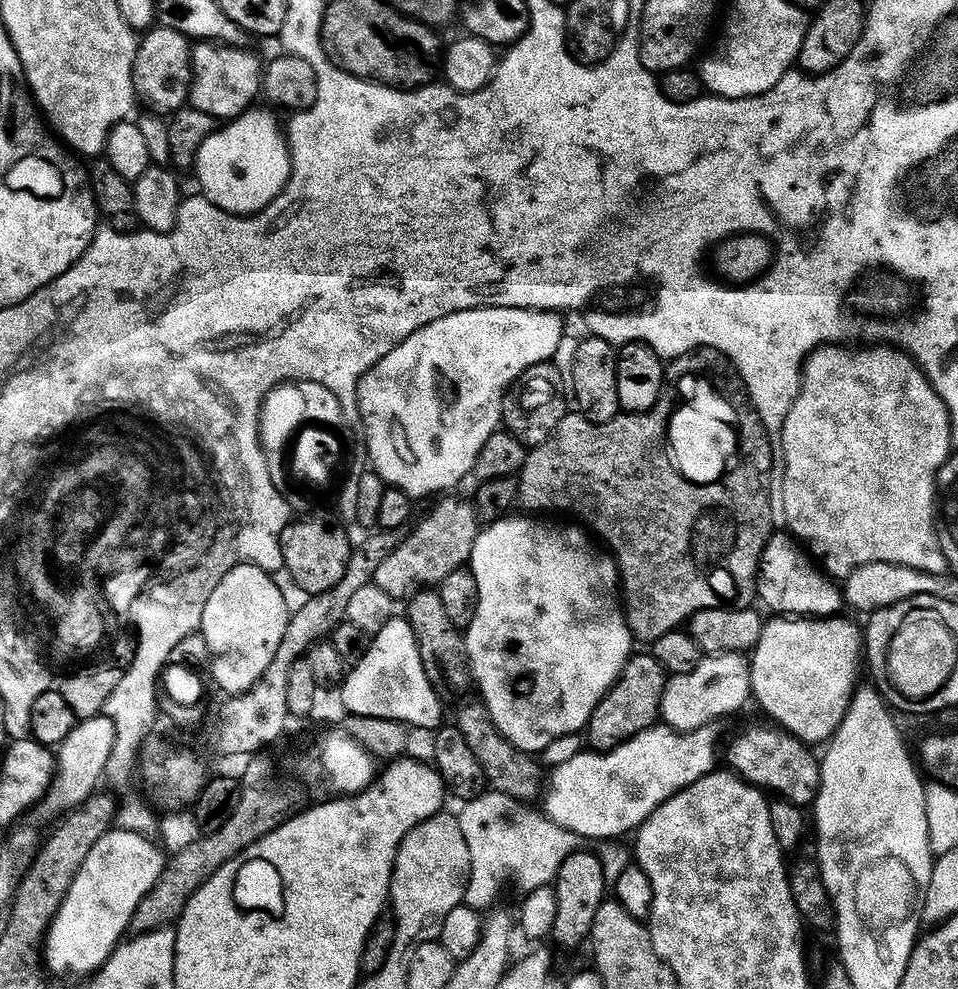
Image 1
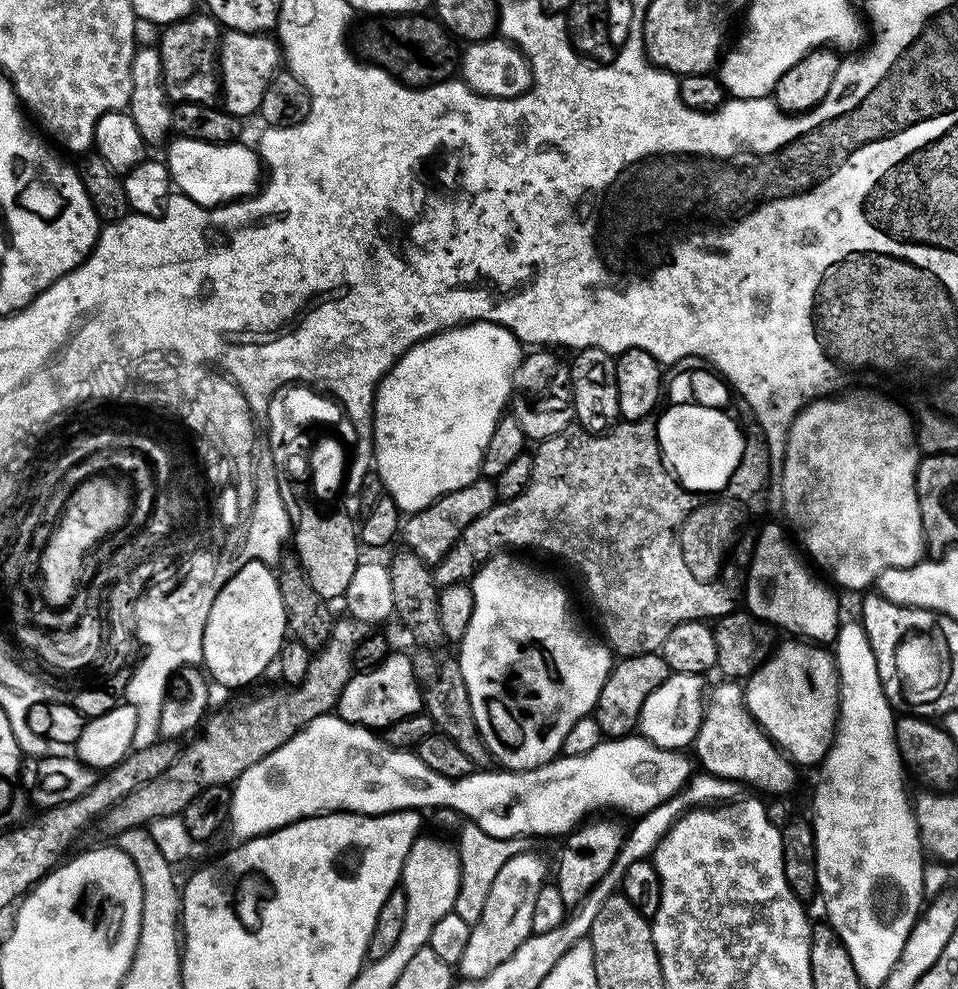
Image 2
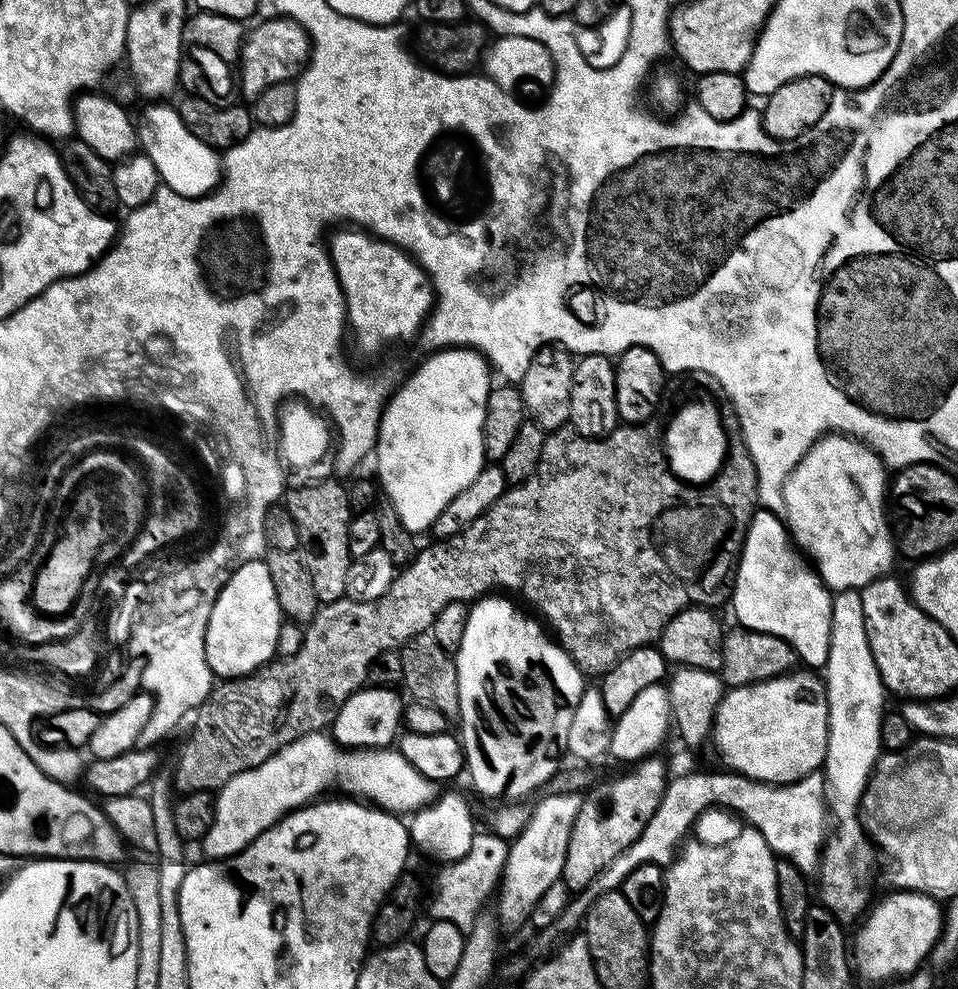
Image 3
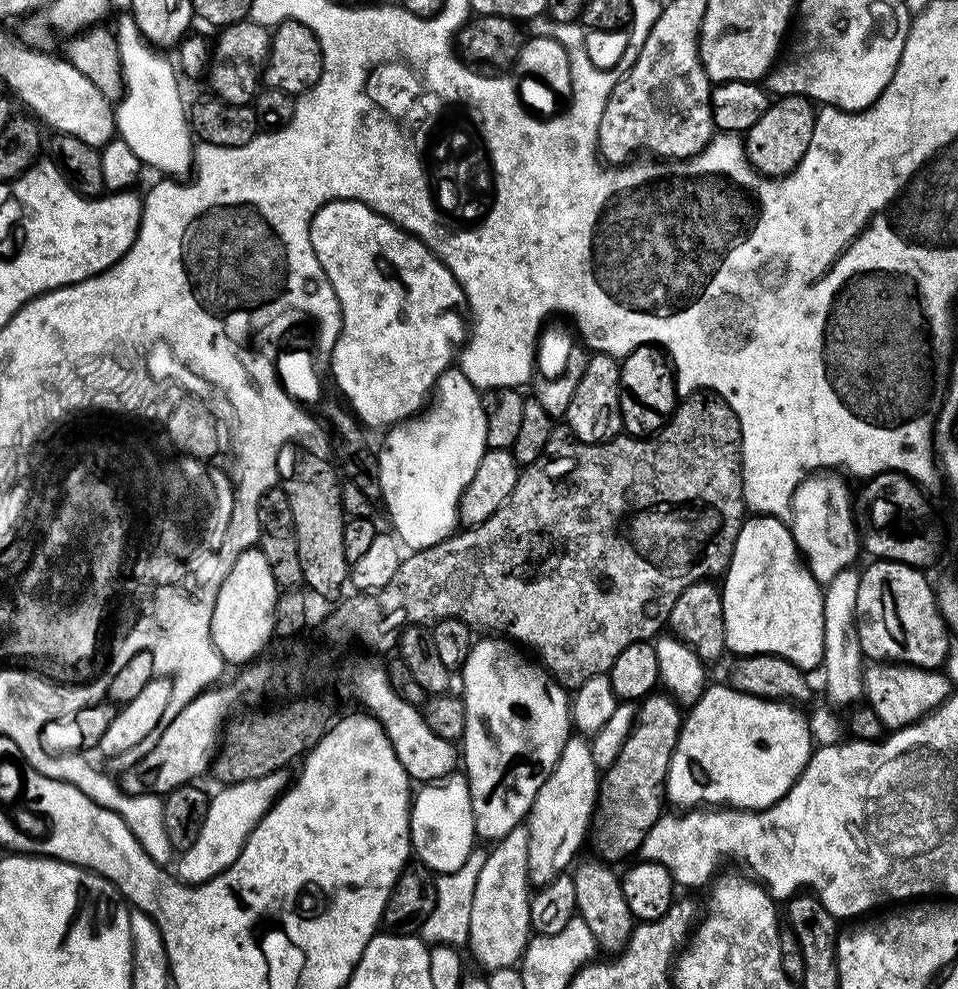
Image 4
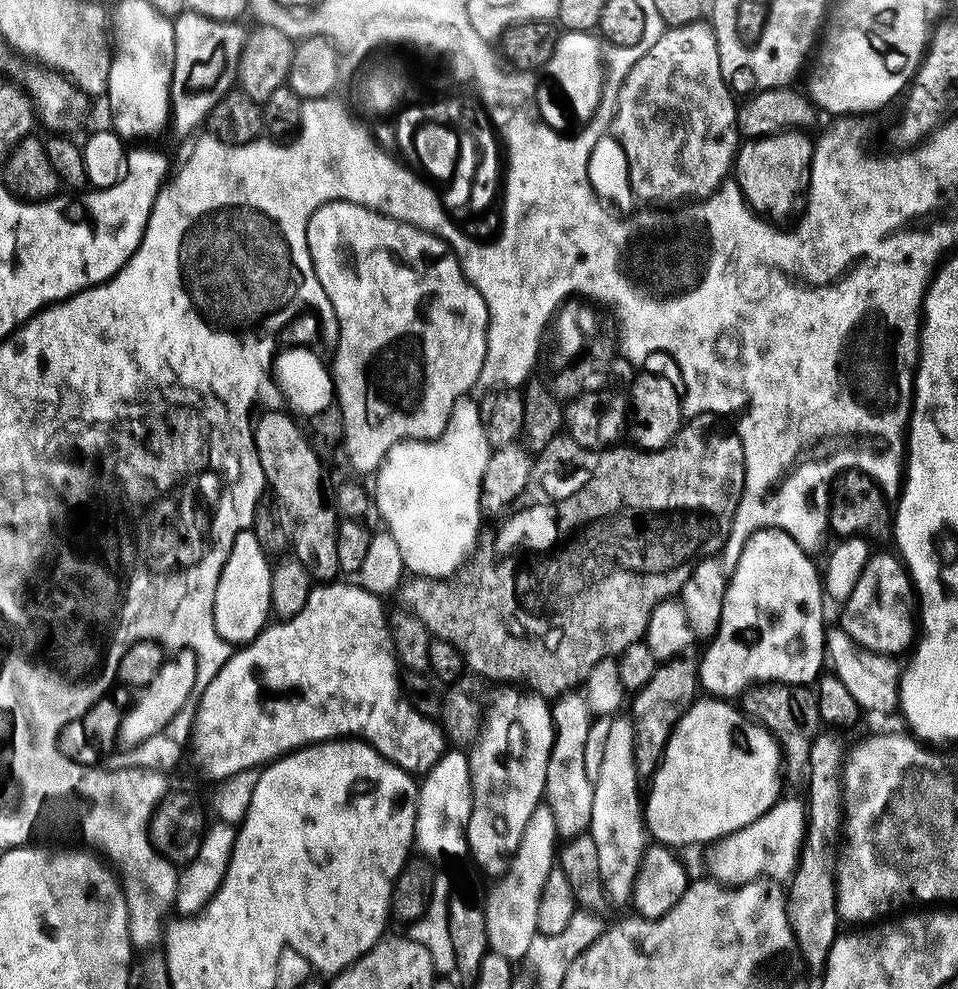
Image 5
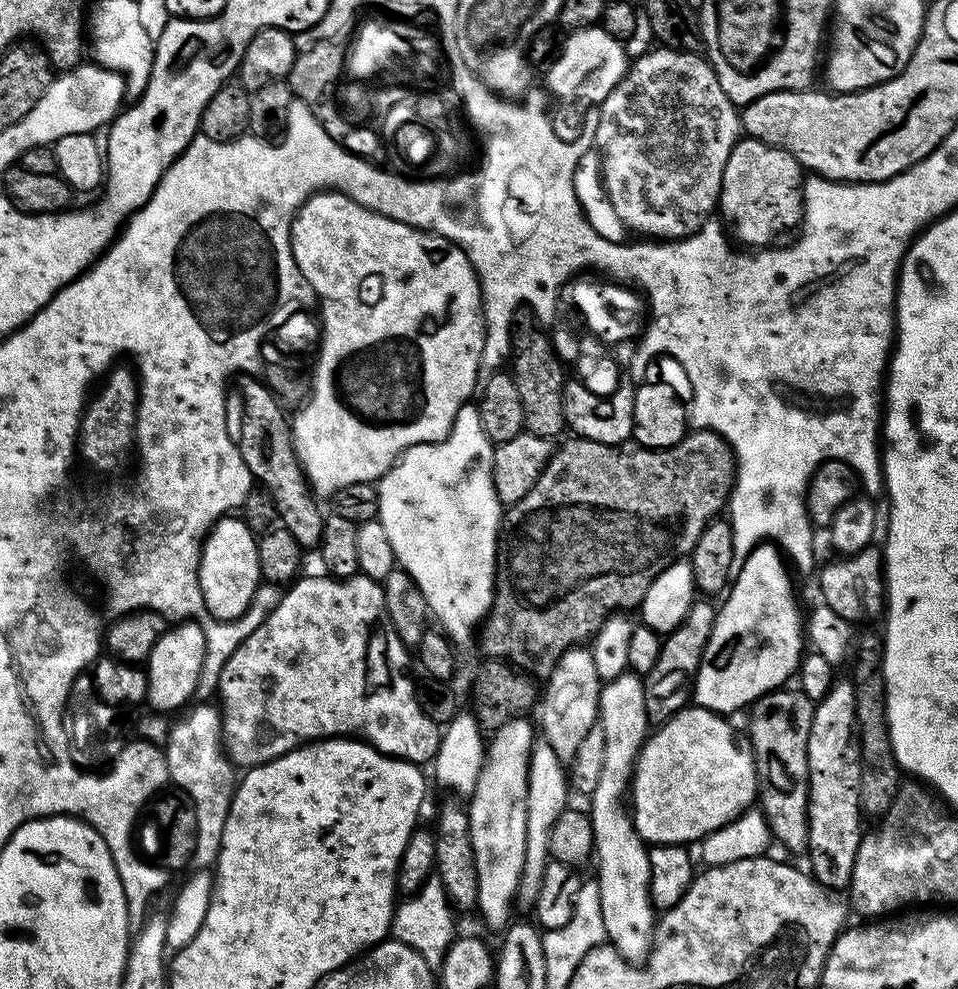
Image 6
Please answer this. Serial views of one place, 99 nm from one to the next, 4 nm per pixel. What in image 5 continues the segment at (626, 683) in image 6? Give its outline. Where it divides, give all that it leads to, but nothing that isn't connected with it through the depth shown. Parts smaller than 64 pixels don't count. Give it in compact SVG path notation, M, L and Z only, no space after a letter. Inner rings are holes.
M620 714L611 719L610 731L606 734L602 766L592 785L594 807L588 823L588 832L598 850L598 870L602 870L604 892L613 905L627 905L631 901L634 878L646 847L642 786L640 788L639 784L642 782L636 775L634 762L634 726L627 715Z

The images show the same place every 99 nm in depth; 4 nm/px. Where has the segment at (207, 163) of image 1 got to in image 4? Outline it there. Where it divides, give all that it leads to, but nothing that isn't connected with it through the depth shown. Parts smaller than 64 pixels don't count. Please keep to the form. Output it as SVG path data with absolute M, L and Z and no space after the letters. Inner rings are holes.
M138 46L121 52L125 92L115 105L116 129L141 165L157 168L168 178L180 178L194 164L194 133L182 102L178 78L171 62L157 49Z

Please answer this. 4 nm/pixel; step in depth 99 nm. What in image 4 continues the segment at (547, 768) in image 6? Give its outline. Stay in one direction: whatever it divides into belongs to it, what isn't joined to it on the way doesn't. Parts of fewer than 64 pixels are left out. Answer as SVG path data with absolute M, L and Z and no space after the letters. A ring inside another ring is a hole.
M521 826L510 830L491 845L486 862L478 873L478 886L474 886L474 906L470 906L470 934L468 948L477 962L488 972L517 965L523 957L532 931L530 924L530 881L528 879L528 829Z

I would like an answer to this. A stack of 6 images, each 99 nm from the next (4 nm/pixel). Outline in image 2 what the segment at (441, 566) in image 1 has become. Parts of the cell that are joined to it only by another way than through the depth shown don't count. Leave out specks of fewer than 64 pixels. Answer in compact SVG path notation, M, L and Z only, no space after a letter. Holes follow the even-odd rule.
M477 478L475 482L460 487L456 491L440 496L430 506L420 512L411 513L402 524L403 547L413 551L428 566L440 563L442 557L452 549L458 537L476 517L492 508L496 502L495 485L486 478Z

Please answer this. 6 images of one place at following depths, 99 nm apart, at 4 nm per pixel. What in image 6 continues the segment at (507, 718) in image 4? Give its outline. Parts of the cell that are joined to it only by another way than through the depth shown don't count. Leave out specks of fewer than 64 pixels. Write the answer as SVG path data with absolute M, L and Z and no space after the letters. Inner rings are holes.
M531 719L508 720L497 728L487 745L484 765L478 774L478 782L467 801L470 822L470 842L474 846L474 858L478 866L478 902L476 908L484 915L485 922L494 930L505 929L511 921L510 910L520 891L520 879L526 858L526 806L528 805L528 763L534 743L534 724Z

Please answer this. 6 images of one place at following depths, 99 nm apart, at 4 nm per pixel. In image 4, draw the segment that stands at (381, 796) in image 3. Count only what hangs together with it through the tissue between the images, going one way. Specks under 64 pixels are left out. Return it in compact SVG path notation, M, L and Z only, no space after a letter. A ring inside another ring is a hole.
M287 771L271 772L262 778L246 782L229 784L221 787L217 796L213 795L208 802L208 813L202 824L202 830L186 851L179 853L175 861L174 872L186 884L204 884L219 872L225 872L238 858L248 841L248 835L256 829L256 823L268 813L276 803L276 797L288 787L290 776ZM180 859L180 861L178 861Z

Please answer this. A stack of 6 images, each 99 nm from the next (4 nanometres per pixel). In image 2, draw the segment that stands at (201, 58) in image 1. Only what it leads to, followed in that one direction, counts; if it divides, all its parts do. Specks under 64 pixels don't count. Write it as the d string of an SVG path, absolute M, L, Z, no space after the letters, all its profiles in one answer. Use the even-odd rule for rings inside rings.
M225 31L218 41L218 92L224 101L222 107L225 112L229 112L231 116L247 118L247 116L255 117L260 111L260 103L262 102L262 94L266 94L266 86L276 73L282 68L282 48L278 43L275 44L271 40L271 35L263 32L234 32Z

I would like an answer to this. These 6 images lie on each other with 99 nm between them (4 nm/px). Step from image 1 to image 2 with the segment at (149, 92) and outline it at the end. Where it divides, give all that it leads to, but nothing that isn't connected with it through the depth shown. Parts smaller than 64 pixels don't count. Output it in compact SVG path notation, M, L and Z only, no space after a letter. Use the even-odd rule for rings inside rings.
M193 14L167 25L158 41L162 58L162 91L173 105L186 102L211 104L218 96L218 68L214 63L214 53L222 35L221 25L211 15Z

